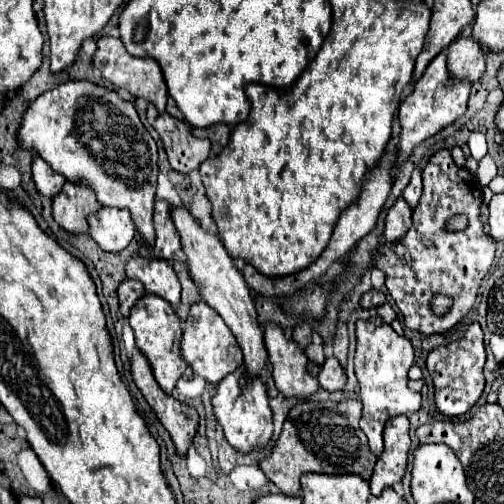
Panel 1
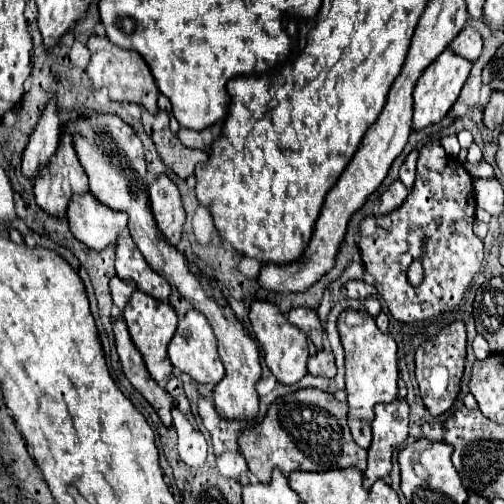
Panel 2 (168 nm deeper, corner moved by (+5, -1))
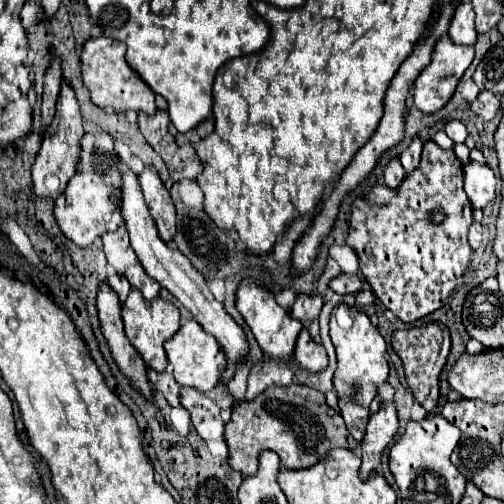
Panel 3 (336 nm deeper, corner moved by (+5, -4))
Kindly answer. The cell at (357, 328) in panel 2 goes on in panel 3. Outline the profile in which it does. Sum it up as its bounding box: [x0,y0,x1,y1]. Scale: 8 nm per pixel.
[329,306,389,442]

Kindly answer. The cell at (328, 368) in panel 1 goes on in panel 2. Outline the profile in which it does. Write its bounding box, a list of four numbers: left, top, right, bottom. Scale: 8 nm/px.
[307,351,337,379]

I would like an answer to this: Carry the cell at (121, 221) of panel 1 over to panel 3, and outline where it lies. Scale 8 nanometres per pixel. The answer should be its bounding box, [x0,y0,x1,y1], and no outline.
[53,132,123,246]

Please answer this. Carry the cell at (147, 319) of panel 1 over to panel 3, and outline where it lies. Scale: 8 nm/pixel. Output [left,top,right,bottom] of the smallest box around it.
[121,288,179,372]

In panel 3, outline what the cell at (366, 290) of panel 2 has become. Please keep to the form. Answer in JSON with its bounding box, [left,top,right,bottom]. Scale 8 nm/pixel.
[329,272,363,294]

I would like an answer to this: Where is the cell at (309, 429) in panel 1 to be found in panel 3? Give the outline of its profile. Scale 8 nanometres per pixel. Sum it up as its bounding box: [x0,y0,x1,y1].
[225,386,347,476]

